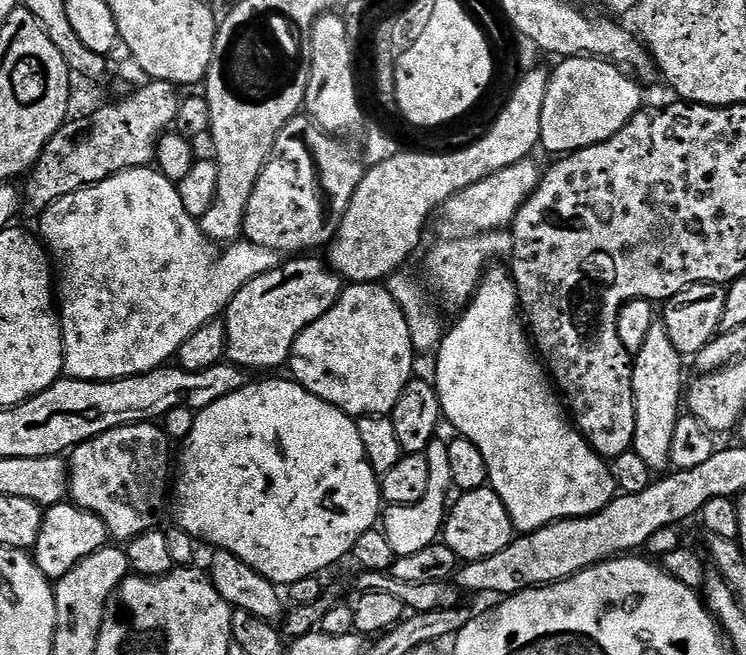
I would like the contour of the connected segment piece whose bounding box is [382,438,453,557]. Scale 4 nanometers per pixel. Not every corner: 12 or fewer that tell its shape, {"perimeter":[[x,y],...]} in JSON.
{"perimeter":[[448,440],[424,453],[426,494],[387,505],[382,531],[396,557],[441,539],[453,491]]}

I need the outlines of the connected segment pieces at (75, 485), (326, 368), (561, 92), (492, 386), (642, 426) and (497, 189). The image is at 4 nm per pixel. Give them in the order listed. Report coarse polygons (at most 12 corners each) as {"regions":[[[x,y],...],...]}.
{"regions":[[[156,422],[66,460],[71,503],[120,542],[153,531],[174,452]],[[352,282],[287,367],[347,416],[391,416],[414,378],[387,287]],[[586,55],[551,73],[540,144],[604,144],[645,103],[625,69]],[[492,266],[440,341],[443,419],[513,525],[618,495]],[[663,323],[634,354],[634,442],[653,470],[671,465],[685,357]],[[529,158],[444,204],[468,234],[504,230],[540,184]]]}

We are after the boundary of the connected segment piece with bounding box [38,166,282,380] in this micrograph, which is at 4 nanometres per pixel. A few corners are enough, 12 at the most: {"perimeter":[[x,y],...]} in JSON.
{"perimeter":[[152,166],[40,213],[64,372],[165,367],[281,253]]}

